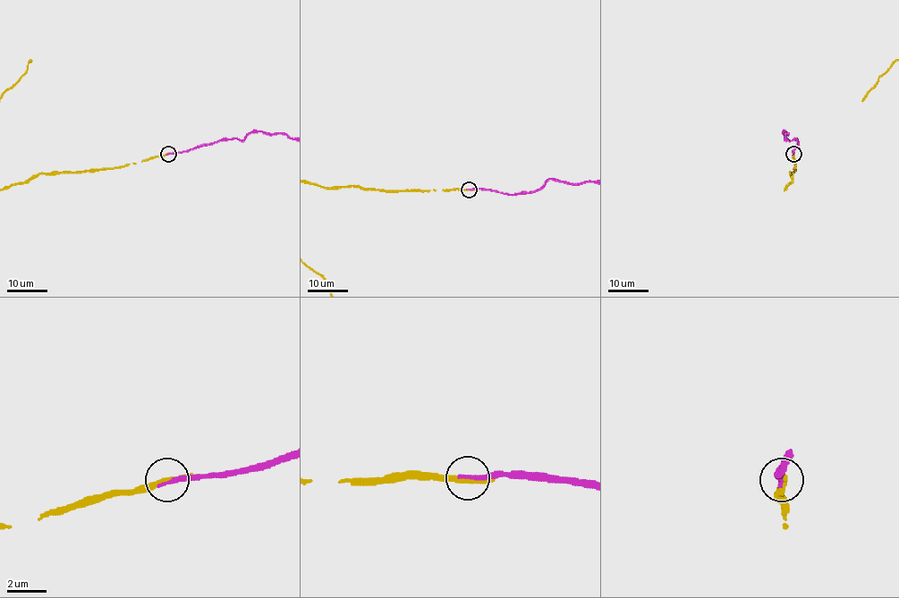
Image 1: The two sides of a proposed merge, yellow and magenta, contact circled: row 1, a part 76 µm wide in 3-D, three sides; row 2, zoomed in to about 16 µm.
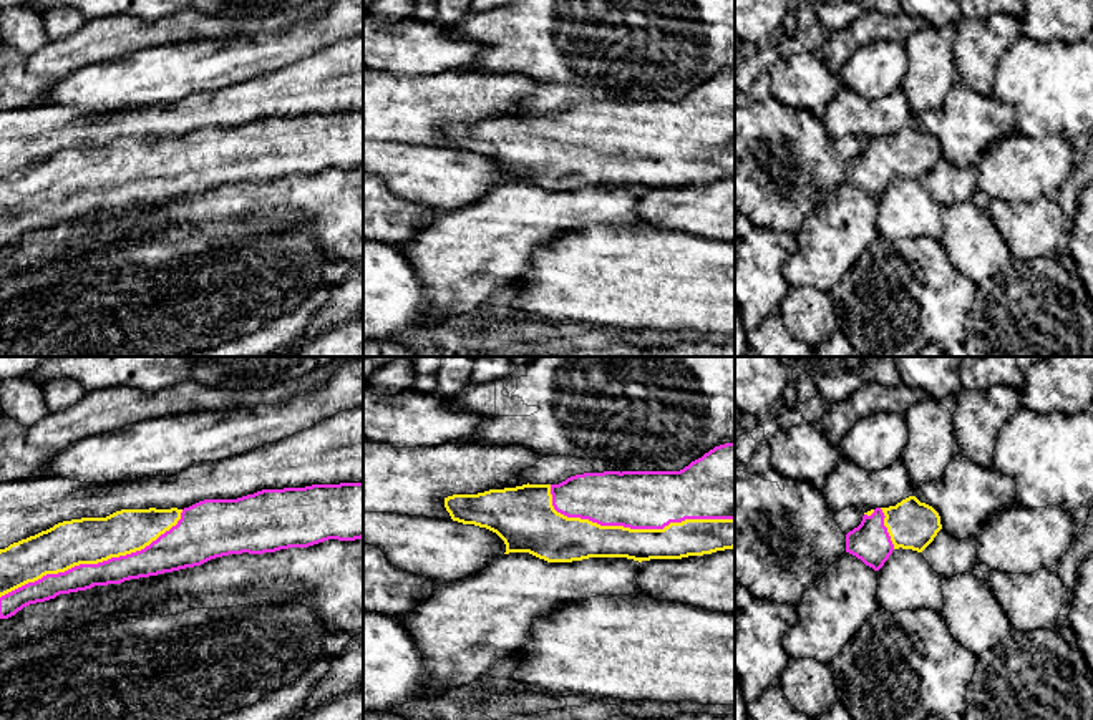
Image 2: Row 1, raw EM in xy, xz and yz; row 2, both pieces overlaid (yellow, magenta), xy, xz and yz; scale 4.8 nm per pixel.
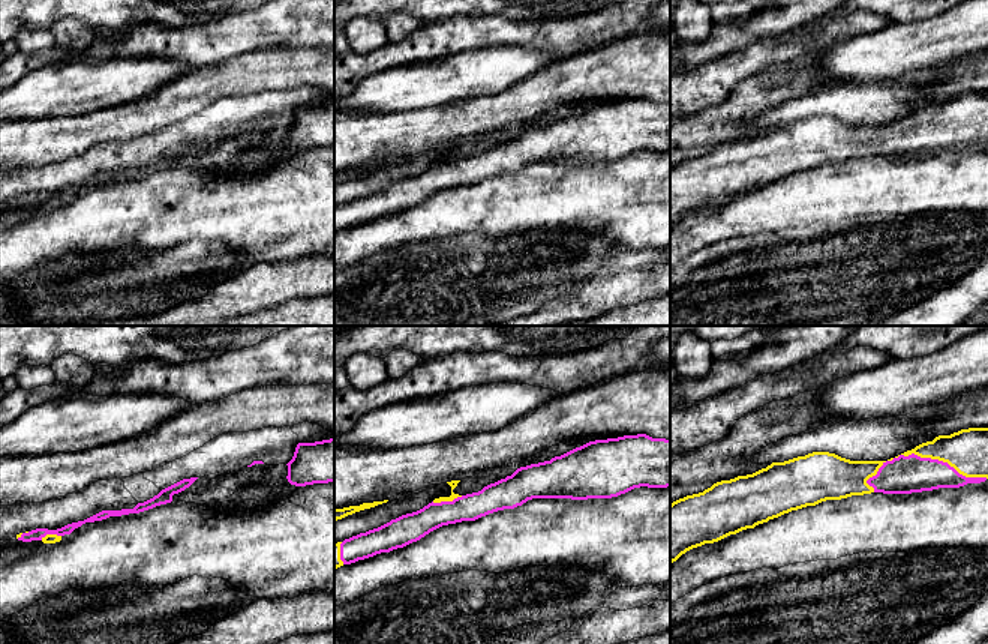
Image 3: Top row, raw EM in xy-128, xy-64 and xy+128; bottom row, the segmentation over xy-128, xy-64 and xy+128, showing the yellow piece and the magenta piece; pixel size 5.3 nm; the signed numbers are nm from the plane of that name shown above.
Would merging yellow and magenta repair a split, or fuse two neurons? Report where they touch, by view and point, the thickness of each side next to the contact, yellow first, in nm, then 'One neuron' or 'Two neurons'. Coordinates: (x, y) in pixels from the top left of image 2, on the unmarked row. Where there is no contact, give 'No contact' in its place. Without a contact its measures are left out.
Touches yellow at xz (632, 158). Thickness 190 nm (yellow) against 280 nm. One neuron

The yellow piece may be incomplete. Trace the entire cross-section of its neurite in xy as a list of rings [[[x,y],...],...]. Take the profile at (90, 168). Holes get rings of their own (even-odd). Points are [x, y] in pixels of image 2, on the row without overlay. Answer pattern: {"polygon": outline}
{"polygon": [[[363,111],[262,118],[237,128],[204,128],[184,138],[121,138],[106,146],[63,149],[0,178],[0,247],[60,222],[194,196],[229,182],[362,166]]]}

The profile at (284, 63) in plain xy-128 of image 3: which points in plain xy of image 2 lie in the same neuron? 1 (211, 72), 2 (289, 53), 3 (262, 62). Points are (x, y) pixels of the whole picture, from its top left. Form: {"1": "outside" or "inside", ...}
{"1": "outside", "2": "outside", "3": "outside"}

